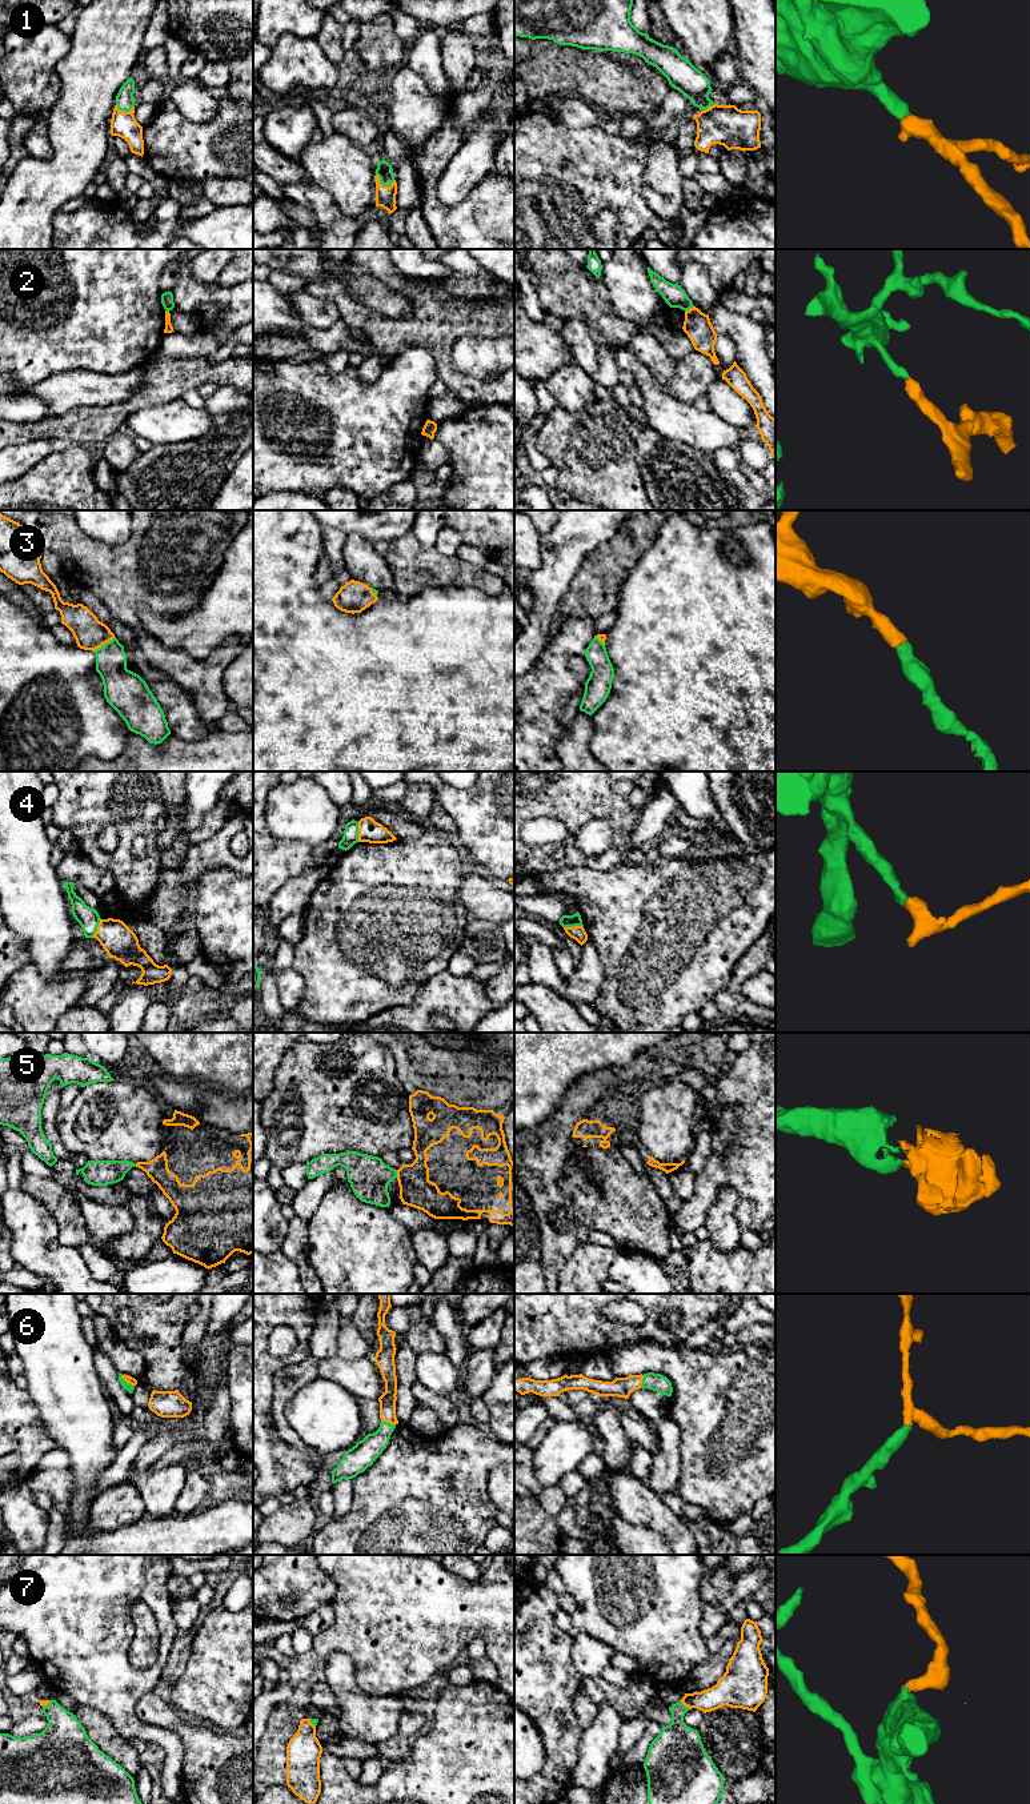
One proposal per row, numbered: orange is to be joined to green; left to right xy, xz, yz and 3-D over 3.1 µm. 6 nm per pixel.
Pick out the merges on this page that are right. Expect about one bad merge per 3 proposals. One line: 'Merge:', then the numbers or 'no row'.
Merge: 1, 3, 5, 6, 7

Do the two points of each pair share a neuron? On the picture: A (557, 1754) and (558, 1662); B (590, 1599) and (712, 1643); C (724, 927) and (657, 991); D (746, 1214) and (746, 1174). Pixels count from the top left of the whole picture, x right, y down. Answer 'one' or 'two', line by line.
A: one
B: two
C: one
D: one

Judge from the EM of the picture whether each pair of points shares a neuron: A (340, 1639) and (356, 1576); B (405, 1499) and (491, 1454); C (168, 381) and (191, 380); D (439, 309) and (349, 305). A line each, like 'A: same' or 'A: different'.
A: same
B: same
C: same
D: same

